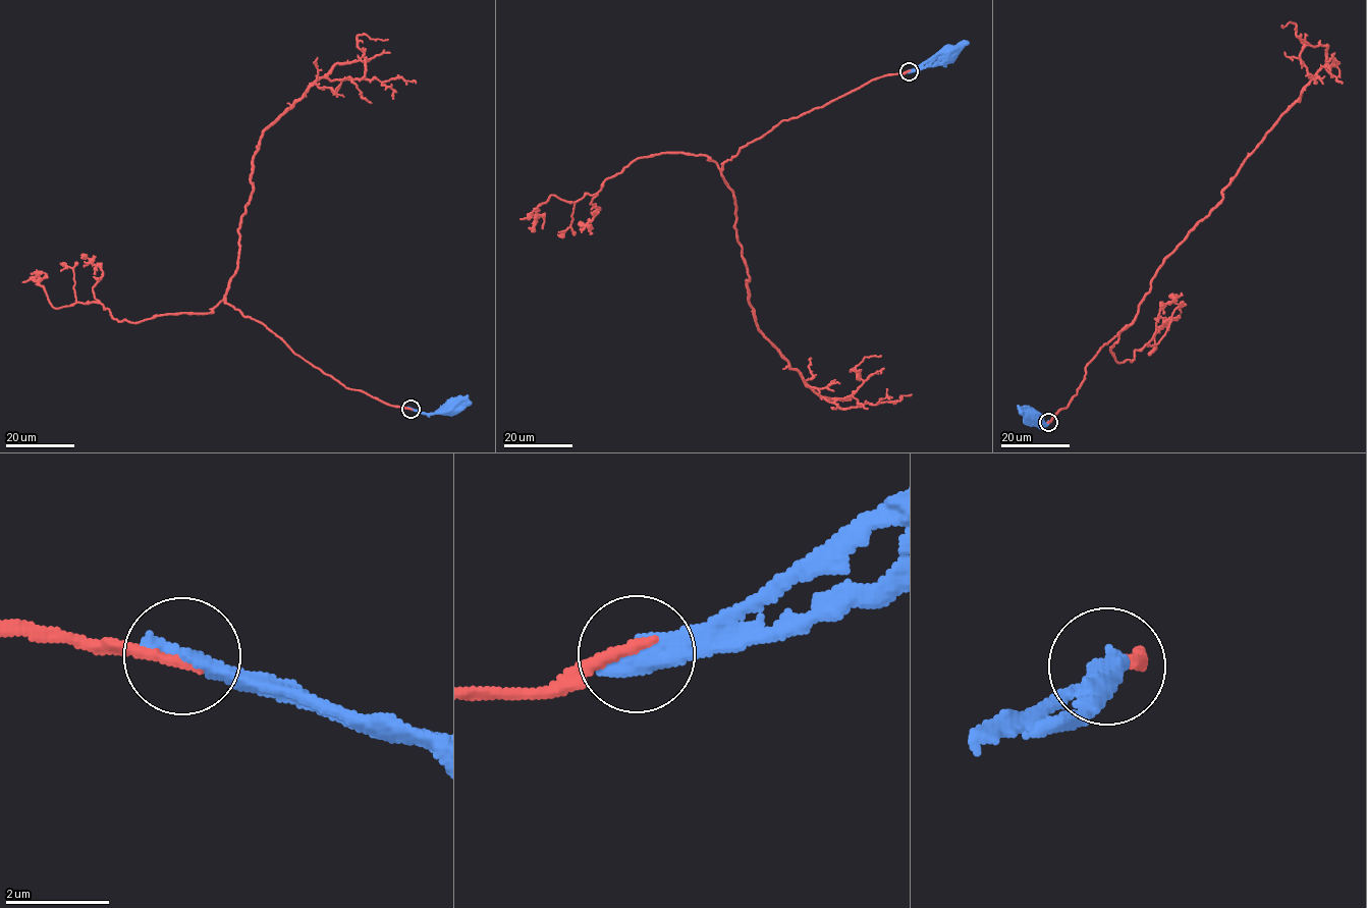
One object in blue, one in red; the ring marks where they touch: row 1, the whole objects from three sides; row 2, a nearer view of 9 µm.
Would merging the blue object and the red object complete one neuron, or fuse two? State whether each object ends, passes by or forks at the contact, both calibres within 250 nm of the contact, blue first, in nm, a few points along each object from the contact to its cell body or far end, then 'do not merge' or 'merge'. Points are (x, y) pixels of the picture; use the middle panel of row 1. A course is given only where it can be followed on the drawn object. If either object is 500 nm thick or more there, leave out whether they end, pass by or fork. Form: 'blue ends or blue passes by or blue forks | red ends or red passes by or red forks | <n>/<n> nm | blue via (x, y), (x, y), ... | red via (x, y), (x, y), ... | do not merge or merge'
550/220 nm | blue via (909, 71), (933, 65), (949, 53) | red via (909, 71), (781, 120), (721, 172), (749, 303), (791, 368), (846, 399), (863, 381), (852, 369), (881, 356) | do not merge

